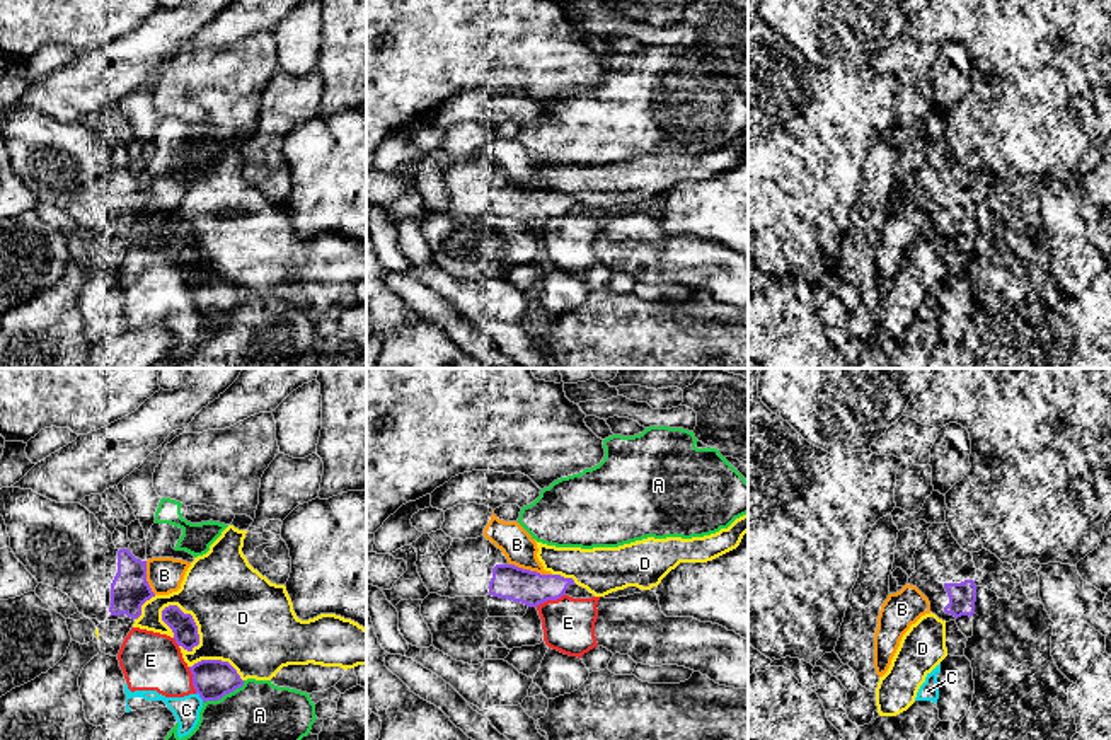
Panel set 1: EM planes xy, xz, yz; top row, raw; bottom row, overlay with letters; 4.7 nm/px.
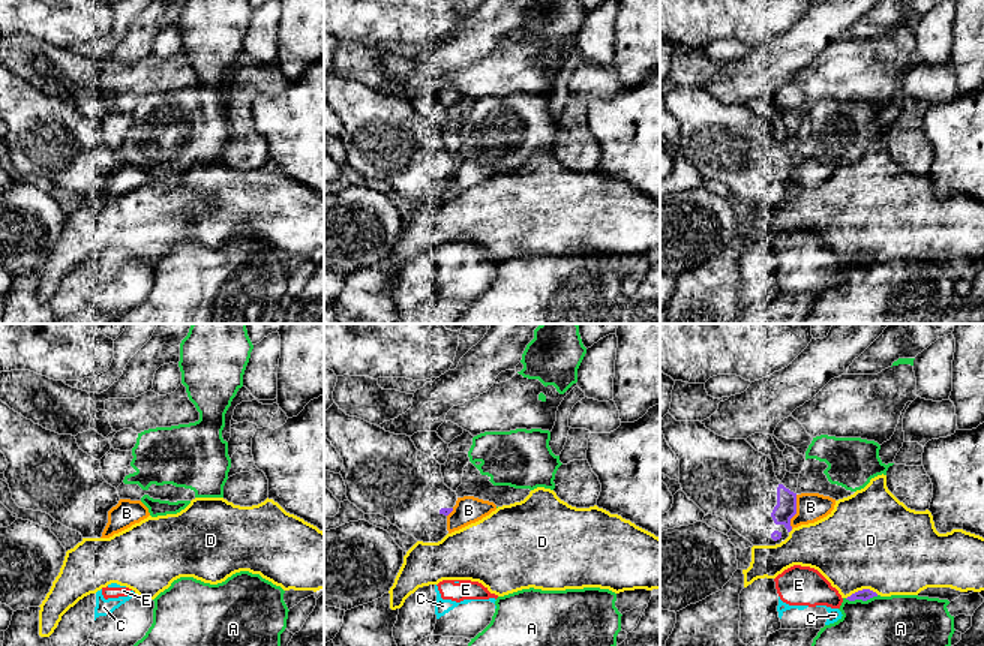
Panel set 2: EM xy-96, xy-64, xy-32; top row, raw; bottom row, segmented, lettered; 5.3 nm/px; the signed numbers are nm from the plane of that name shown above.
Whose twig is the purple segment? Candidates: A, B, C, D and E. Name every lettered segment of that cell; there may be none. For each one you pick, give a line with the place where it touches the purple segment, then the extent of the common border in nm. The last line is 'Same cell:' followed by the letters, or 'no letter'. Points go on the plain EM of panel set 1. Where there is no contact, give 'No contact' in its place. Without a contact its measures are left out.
Same cell: no letter

